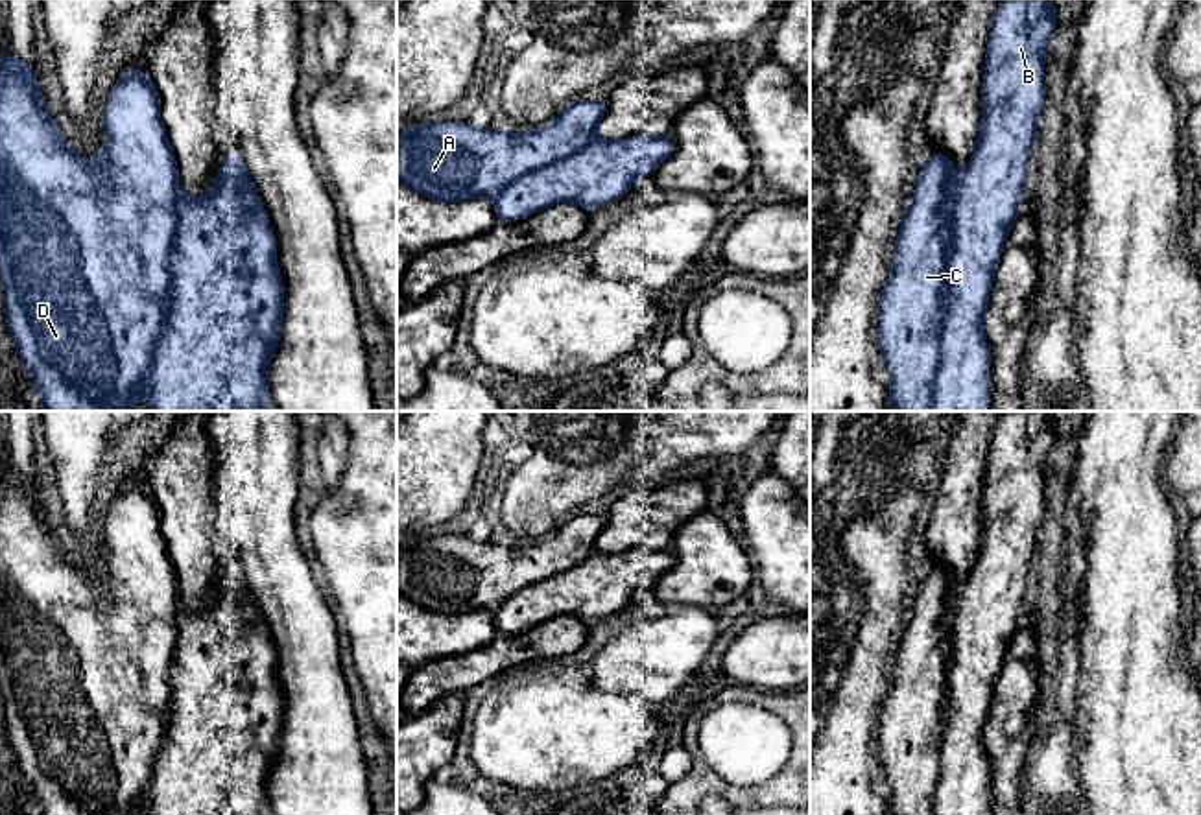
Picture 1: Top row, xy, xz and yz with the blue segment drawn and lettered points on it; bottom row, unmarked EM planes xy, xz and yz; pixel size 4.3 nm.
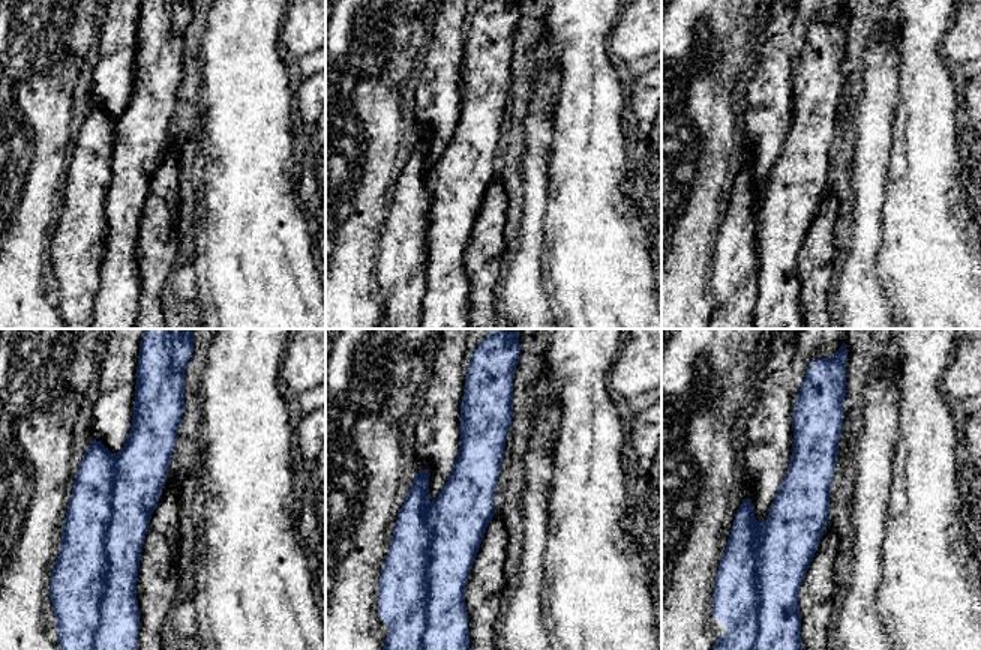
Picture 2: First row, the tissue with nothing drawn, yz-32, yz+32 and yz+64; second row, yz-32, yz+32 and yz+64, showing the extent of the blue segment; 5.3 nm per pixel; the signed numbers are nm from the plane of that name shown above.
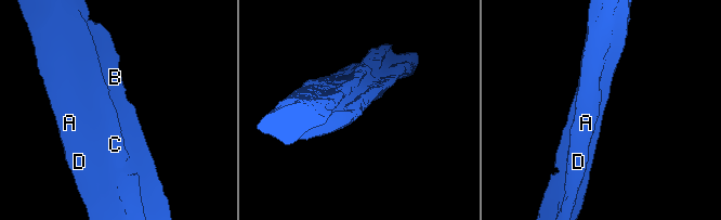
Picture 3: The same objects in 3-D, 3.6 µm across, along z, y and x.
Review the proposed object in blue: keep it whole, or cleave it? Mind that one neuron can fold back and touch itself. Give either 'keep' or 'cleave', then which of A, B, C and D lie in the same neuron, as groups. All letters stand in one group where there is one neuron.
cleave; groups A C D / B

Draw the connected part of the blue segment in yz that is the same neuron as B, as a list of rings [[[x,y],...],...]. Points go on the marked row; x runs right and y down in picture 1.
[[[1002,0],[994,11],[981,85],[981,127],[952,205],[943,293],[941,358],[930,411],[987,411],[991,350],[983,330],[991,284],[1007,234],[1020,216],[1020,192],[1046,100],[1044,53],[1055,30],[1055,0]]]

